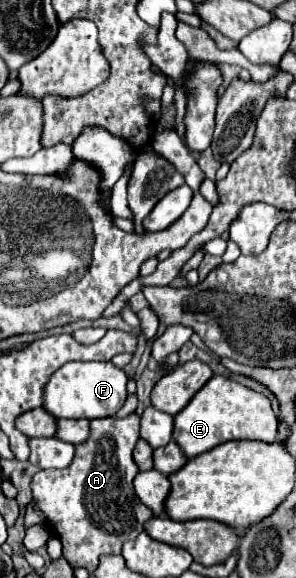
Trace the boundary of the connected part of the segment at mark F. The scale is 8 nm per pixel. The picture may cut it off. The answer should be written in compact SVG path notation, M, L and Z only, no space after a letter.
M67 362L43 388L43 408L55 418L105 418L115 416L127 398L127 374L111 362Z

